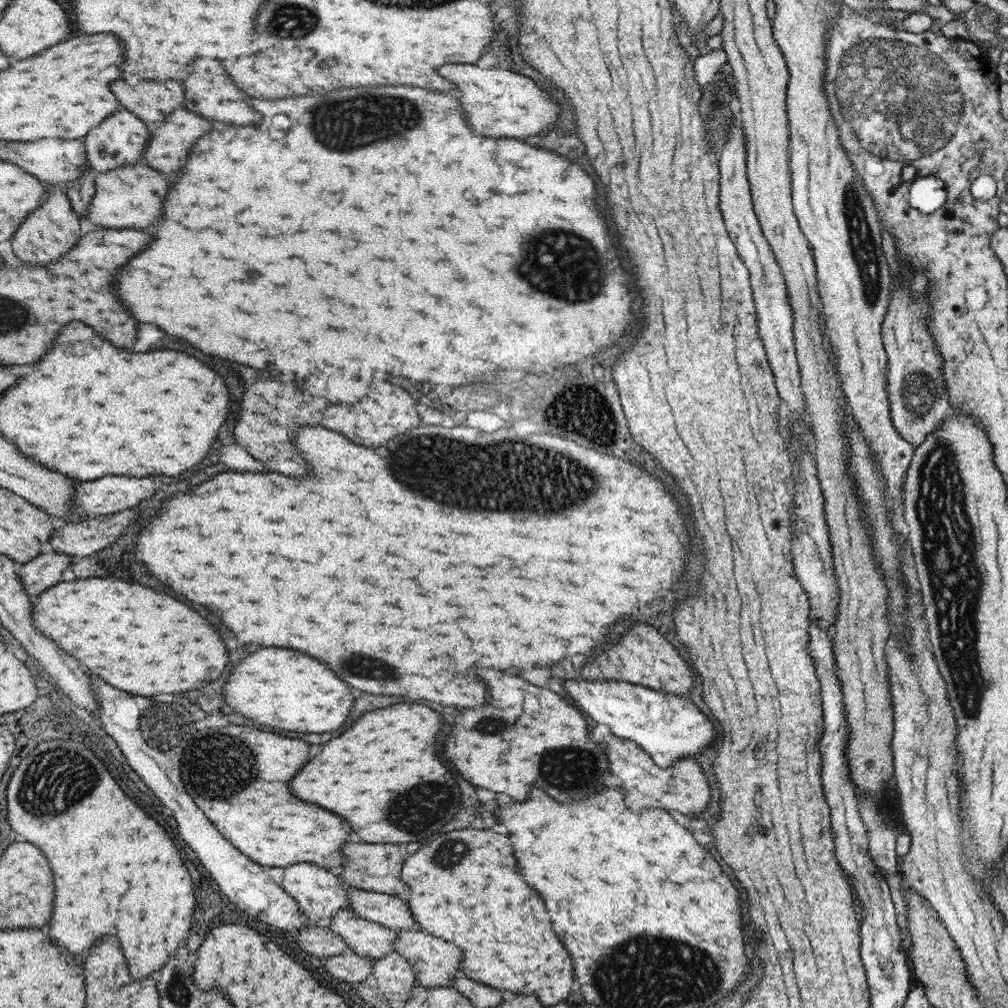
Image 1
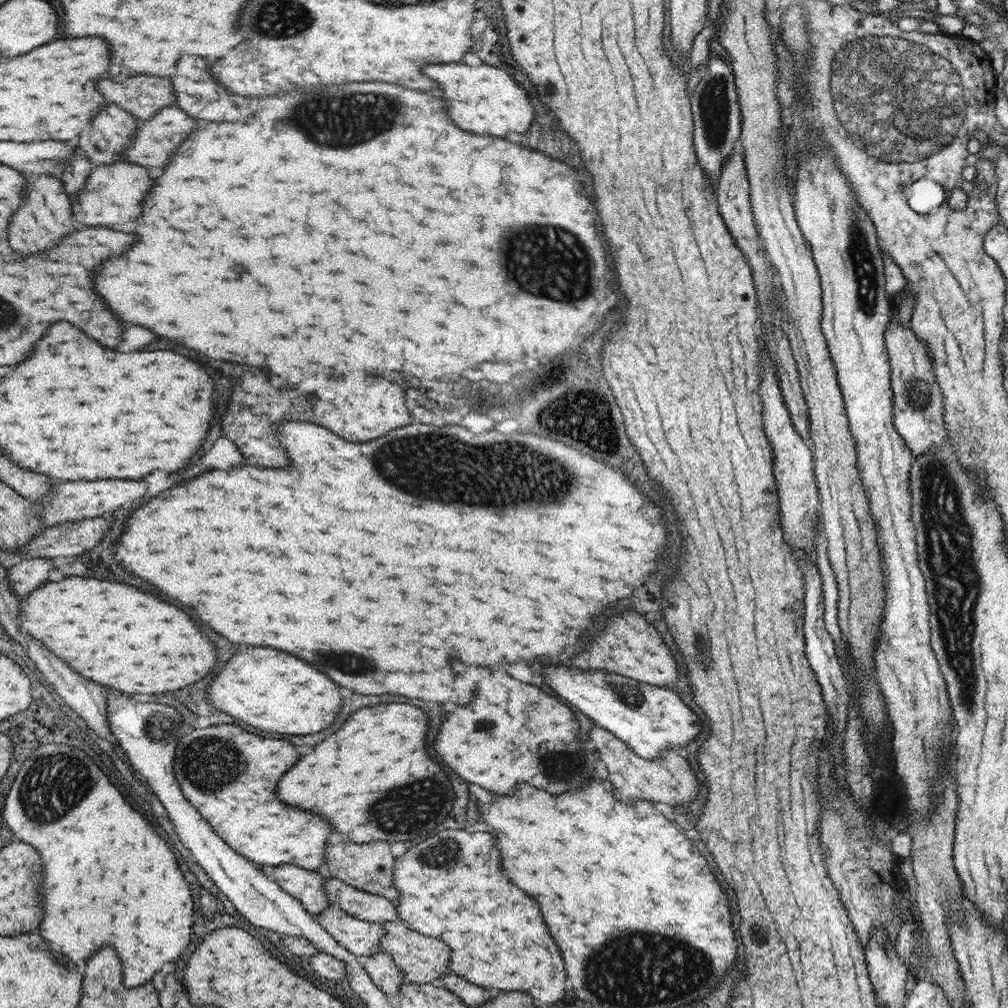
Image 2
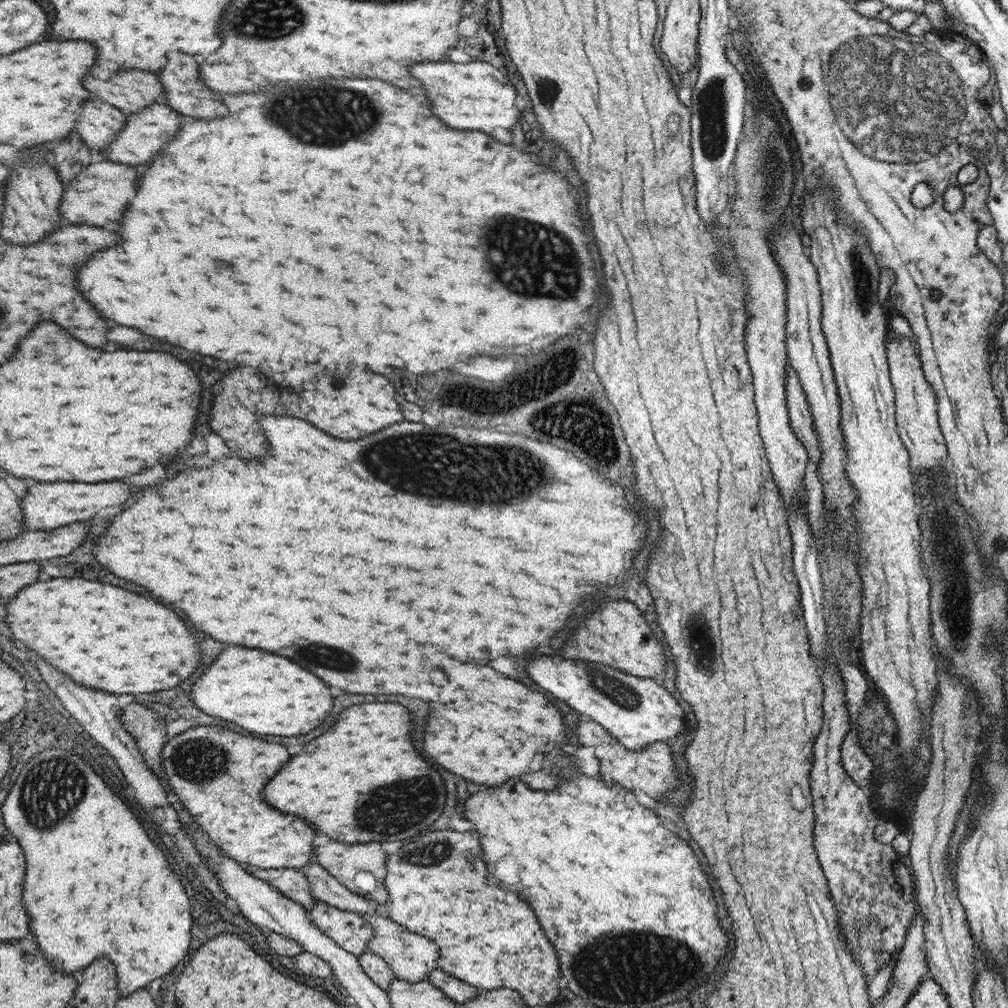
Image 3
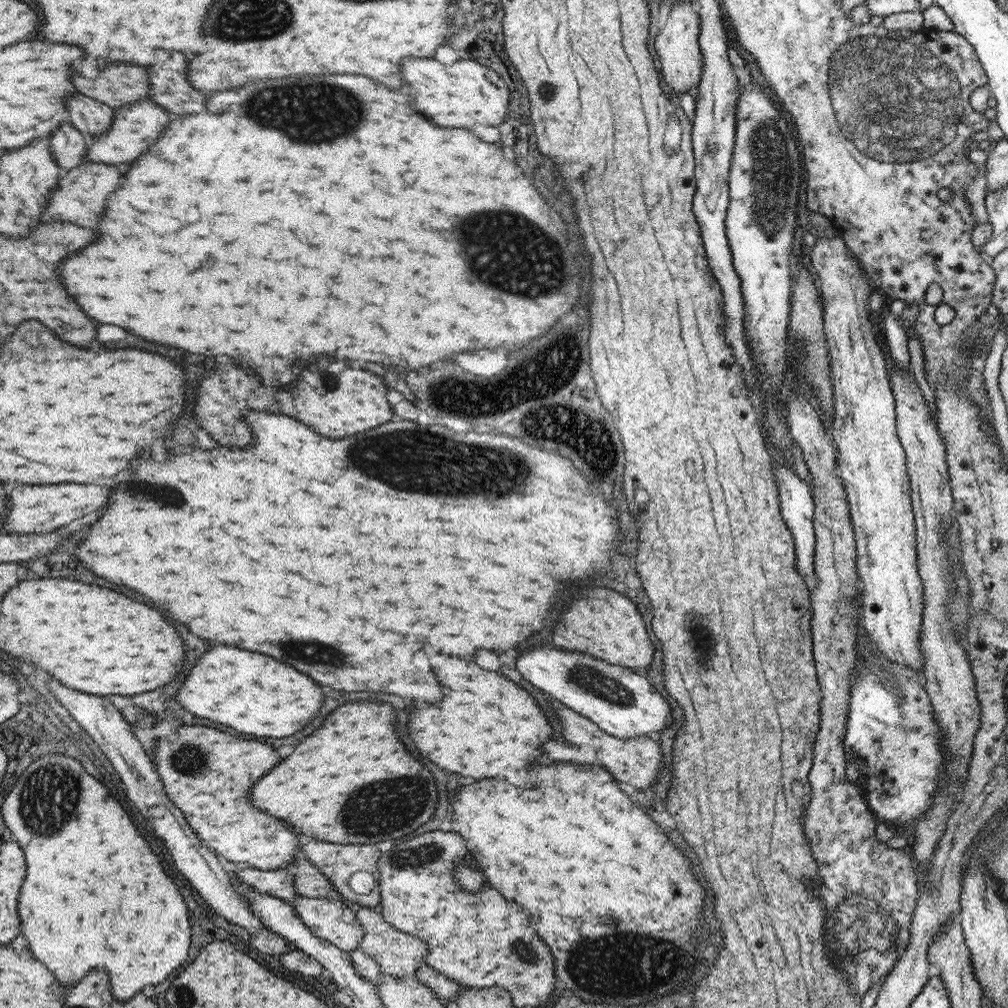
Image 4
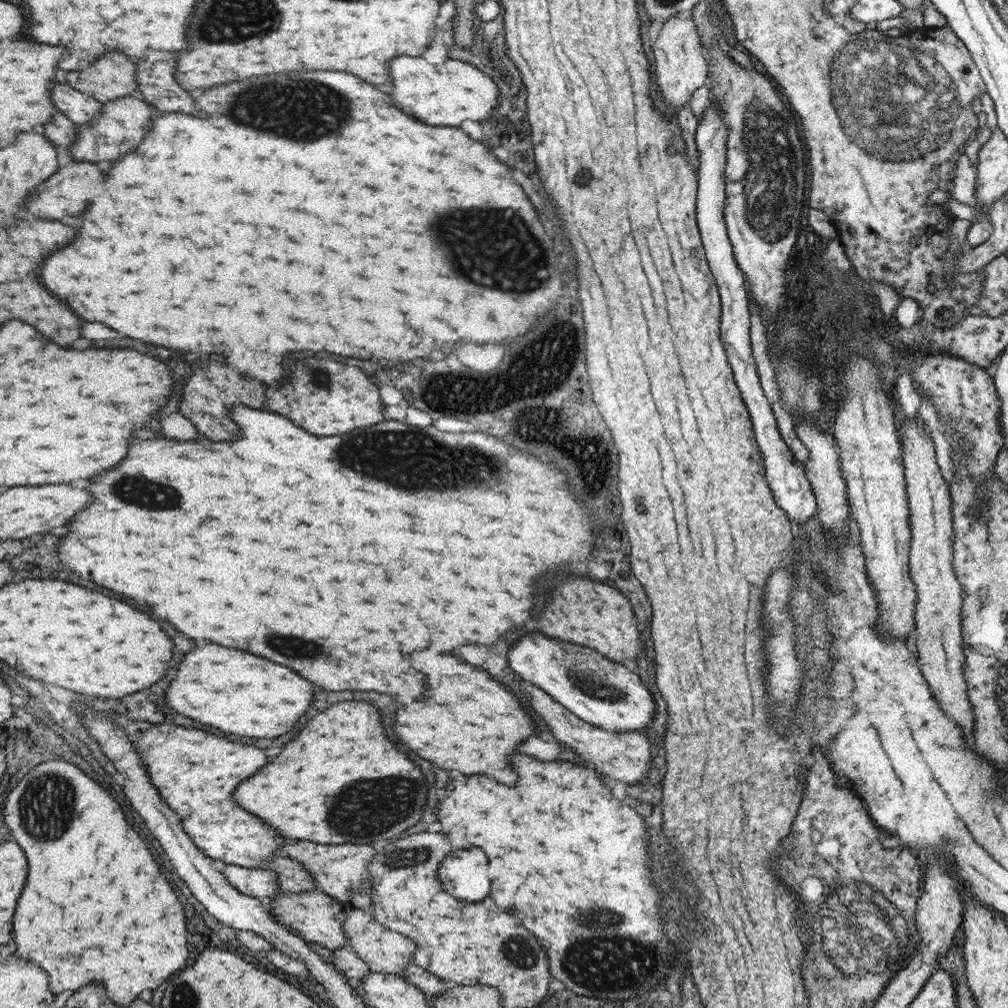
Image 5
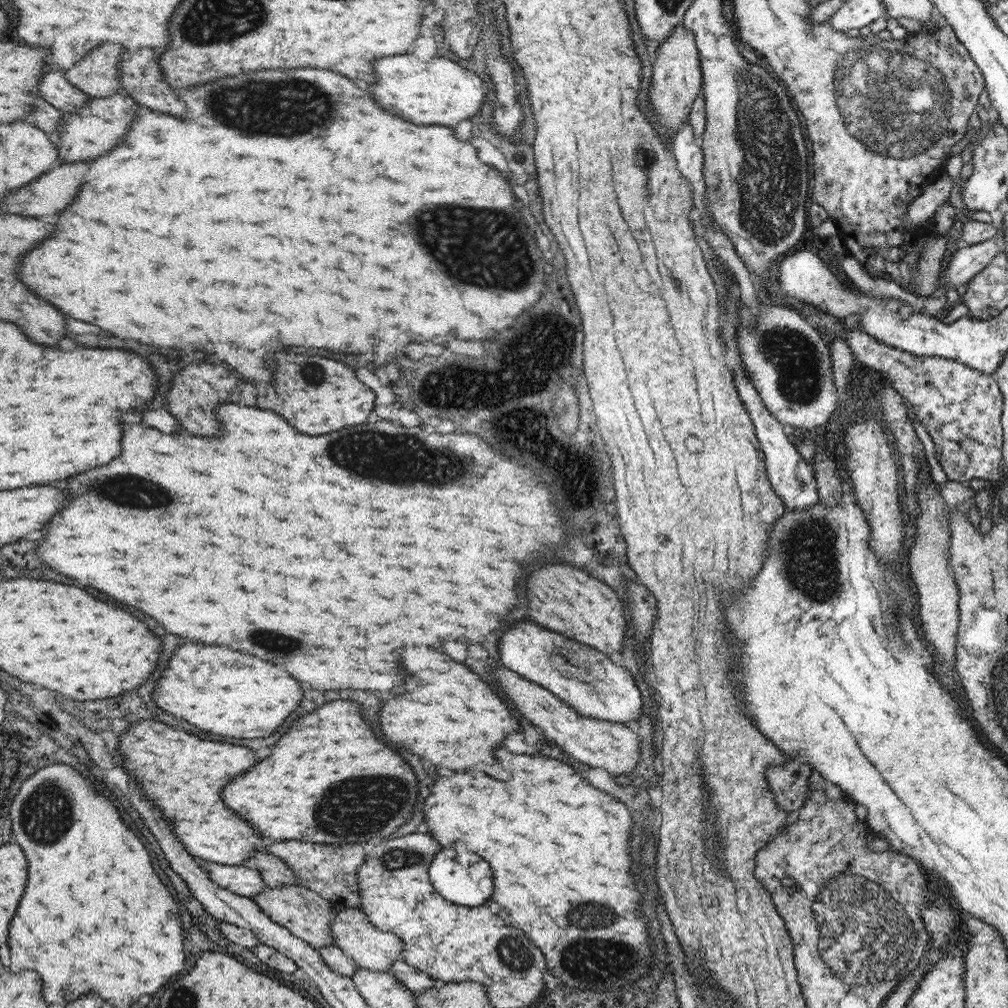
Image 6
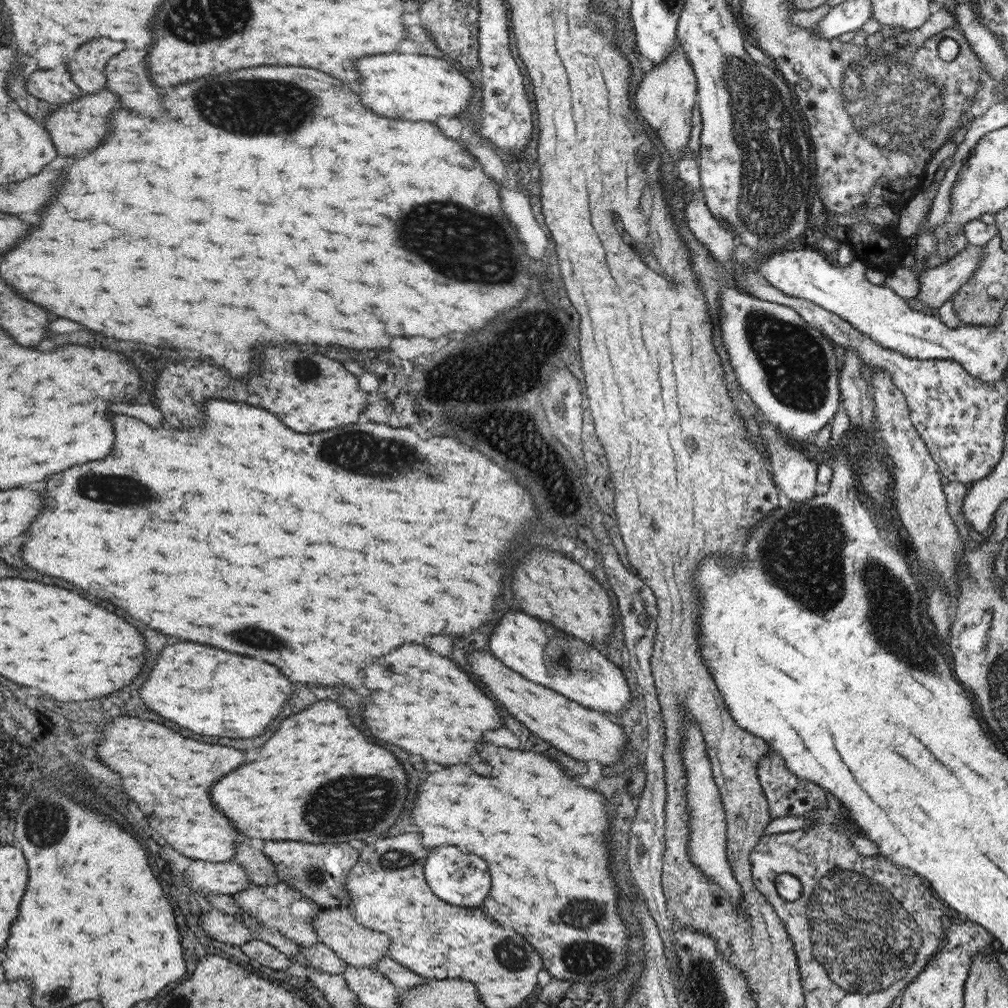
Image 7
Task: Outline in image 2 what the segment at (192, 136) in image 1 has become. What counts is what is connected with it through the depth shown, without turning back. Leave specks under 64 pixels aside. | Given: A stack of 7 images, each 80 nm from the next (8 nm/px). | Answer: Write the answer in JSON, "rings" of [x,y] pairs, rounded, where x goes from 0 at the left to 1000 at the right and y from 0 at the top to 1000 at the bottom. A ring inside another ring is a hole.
{"rings":[[[177,105],[160,107],[149,119],[138,119],[138,126],[132,141],[122,149],[125,161],[135,162],[141,165],[153,165],[163,167],[167,163],[167,157],[179,147],[181,141],[188,137],[192,126],[198,123],[197,119],[190,117],[188,113],[181,111]]]}

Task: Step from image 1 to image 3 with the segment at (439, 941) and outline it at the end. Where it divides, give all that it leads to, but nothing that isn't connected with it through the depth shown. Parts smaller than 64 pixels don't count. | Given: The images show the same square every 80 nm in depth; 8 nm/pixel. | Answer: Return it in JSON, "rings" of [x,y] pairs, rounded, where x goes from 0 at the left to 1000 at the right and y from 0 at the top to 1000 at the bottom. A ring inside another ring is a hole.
{"rings":[[[373,906],[361,907],[361,911],[371,923],[371,930],[366,933],[366,942],[375,945],[392,964],[397,972],[417,974],[425,972],[426,964],[435,958],[438,950],[438,940],[427,930],[417,929],[399,921],[394,914],[385,910],[379,910]]]}

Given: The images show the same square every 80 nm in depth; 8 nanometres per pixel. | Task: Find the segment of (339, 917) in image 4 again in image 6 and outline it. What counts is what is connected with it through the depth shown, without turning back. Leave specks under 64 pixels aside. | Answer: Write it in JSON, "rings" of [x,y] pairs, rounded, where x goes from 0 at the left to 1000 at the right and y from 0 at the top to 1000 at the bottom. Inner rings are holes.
{"rings":[[[298,877],[270,881],[264,879],[259,887],[249,891],[271,914],[285,921],[291,929],[303,933],[316,942],[332,935],[327,925],[327,917],[337,903],[329,894],[320,892],[315,886]]]}

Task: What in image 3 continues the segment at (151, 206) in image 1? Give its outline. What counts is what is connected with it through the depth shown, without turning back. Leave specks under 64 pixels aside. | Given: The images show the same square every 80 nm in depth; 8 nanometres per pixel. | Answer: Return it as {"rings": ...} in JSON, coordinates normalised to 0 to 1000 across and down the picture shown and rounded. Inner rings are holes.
{"rings":[[[107,159],[89,162],[78,175],[64,184],[61,200],[62,216],[73,222],[87,222],[87,224],[103,224],[107,220],[121,218],[127,200],[133,196],[135,177],[137,171],[131,165]]]}

